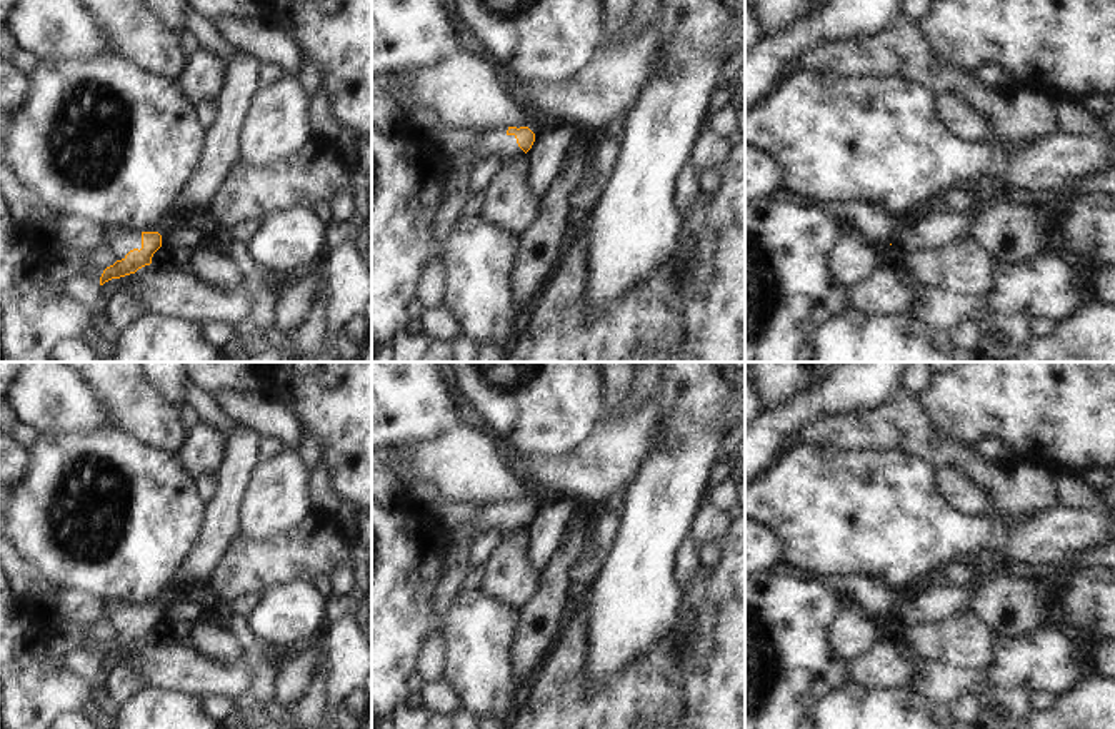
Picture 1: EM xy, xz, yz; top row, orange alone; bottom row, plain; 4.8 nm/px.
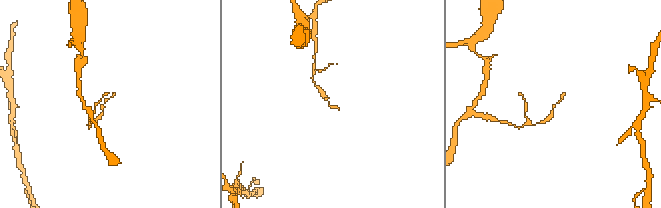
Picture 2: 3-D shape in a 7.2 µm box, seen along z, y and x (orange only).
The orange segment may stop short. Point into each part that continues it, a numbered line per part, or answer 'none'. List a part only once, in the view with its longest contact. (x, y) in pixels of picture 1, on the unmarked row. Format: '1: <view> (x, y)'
none

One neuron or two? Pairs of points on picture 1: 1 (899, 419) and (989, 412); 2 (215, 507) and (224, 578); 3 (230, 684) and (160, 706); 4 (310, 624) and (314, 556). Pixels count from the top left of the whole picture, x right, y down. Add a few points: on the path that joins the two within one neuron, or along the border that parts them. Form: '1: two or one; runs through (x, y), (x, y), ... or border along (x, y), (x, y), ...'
1: two; border along (919, 397), (930, 424), (944, 437), (957, 444)
2: two; border along (240, 536), (230, 541), (202, 591)
3: two; border along (157, 688), (167, 693), (195, 694), (202, 699)
4: two; border along (312, 583), (285, 583), (274, 588)

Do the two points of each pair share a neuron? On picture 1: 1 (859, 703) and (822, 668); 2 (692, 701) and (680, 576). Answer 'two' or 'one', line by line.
1: two
2: two

